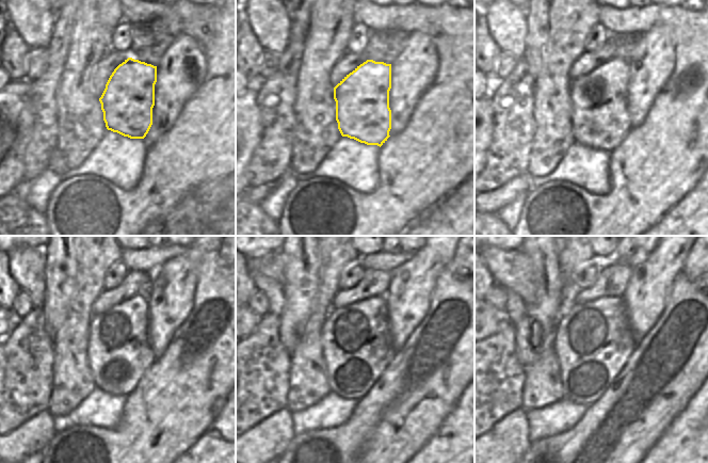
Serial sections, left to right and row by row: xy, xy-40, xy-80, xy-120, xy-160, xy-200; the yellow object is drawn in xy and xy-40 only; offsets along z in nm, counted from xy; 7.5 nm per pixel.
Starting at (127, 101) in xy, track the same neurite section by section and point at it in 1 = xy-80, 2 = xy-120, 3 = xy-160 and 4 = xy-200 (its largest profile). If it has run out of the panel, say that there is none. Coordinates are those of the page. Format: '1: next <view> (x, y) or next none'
1: next xy-80 (600, 120)
2: next xy-120 (119, 353)
3: next xy-160 (357, 348)
4: next xy-200 (593, 342)

